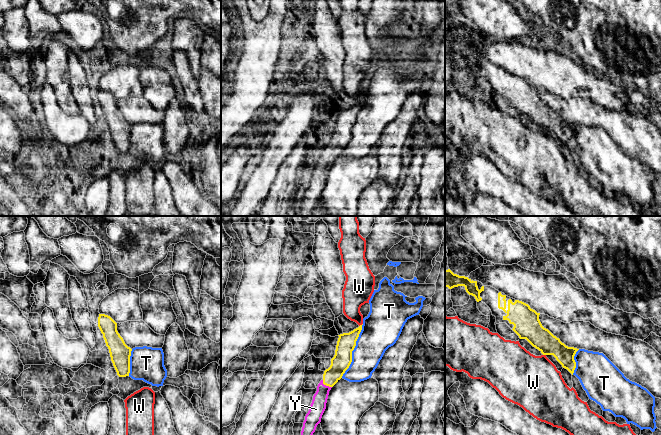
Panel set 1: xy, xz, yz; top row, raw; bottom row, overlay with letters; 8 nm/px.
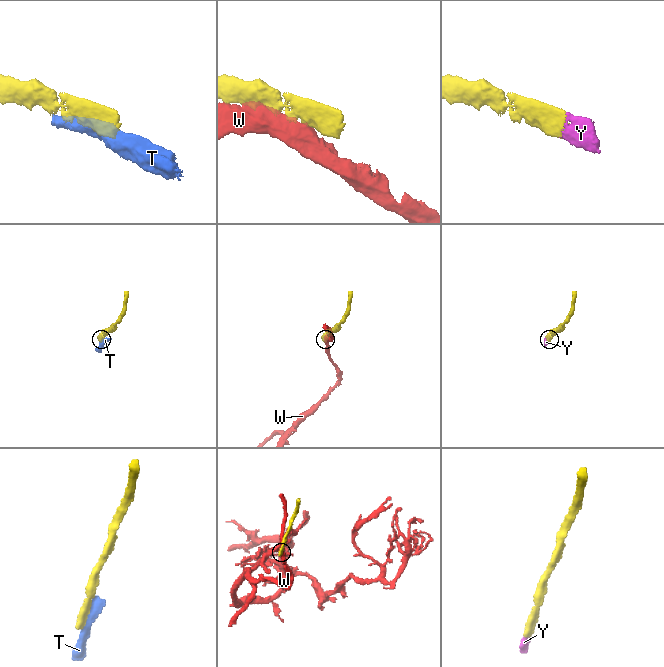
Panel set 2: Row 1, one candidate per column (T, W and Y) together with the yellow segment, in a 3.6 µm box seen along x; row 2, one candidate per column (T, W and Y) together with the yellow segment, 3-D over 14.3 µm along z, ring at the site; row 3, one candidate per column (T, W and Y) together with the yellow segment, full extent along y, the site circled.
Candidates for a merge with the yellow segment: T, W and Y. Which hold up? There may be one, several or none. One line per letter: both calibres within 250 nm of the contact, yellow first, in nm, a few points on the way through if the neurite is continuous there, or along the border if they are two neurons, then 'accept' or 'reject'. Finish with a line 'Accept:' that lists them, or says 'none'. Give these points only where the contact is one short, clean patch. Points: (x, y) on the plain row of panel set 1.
T: 150/280 nm | reject
W: 150/200 nm | reject
Y: 150/120 nm | across xz (342, 135), (326, 161), (316, 185) | accept
Accept: Y

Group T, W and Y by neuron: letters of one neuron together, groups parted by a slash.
T / W / Y

